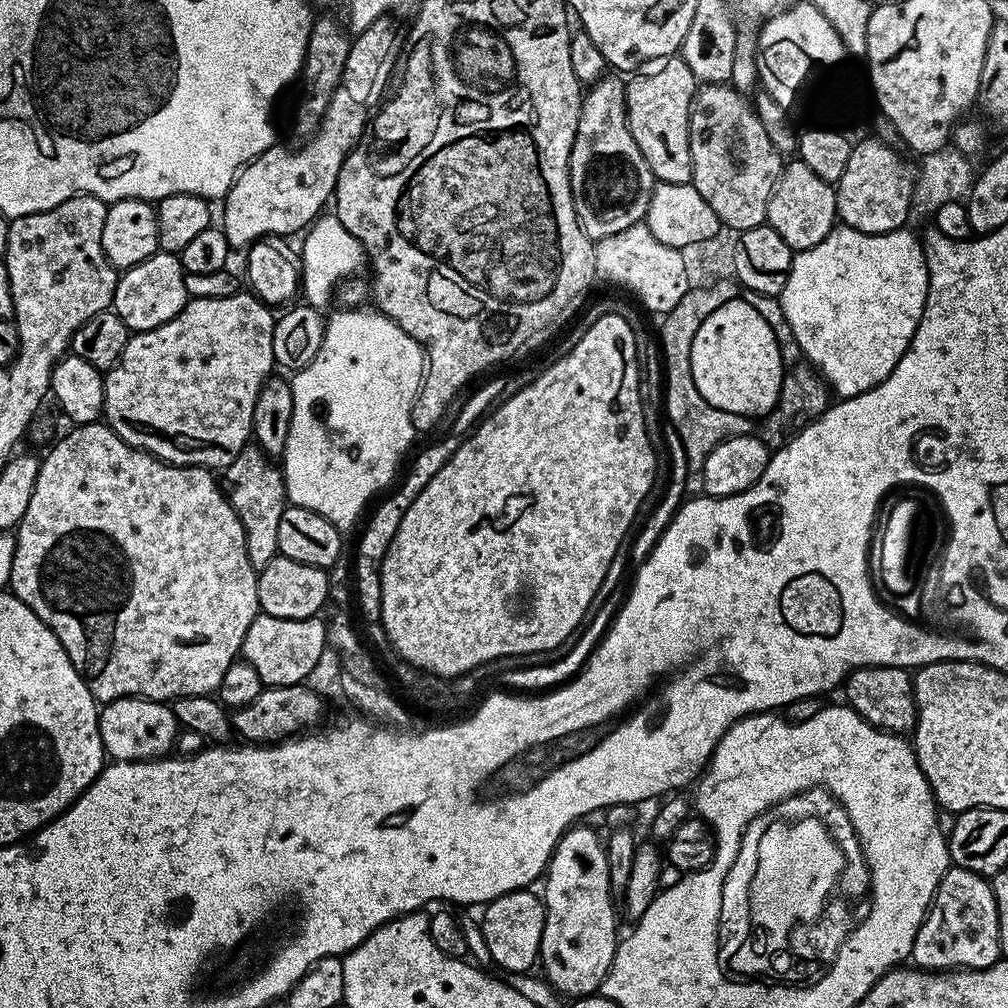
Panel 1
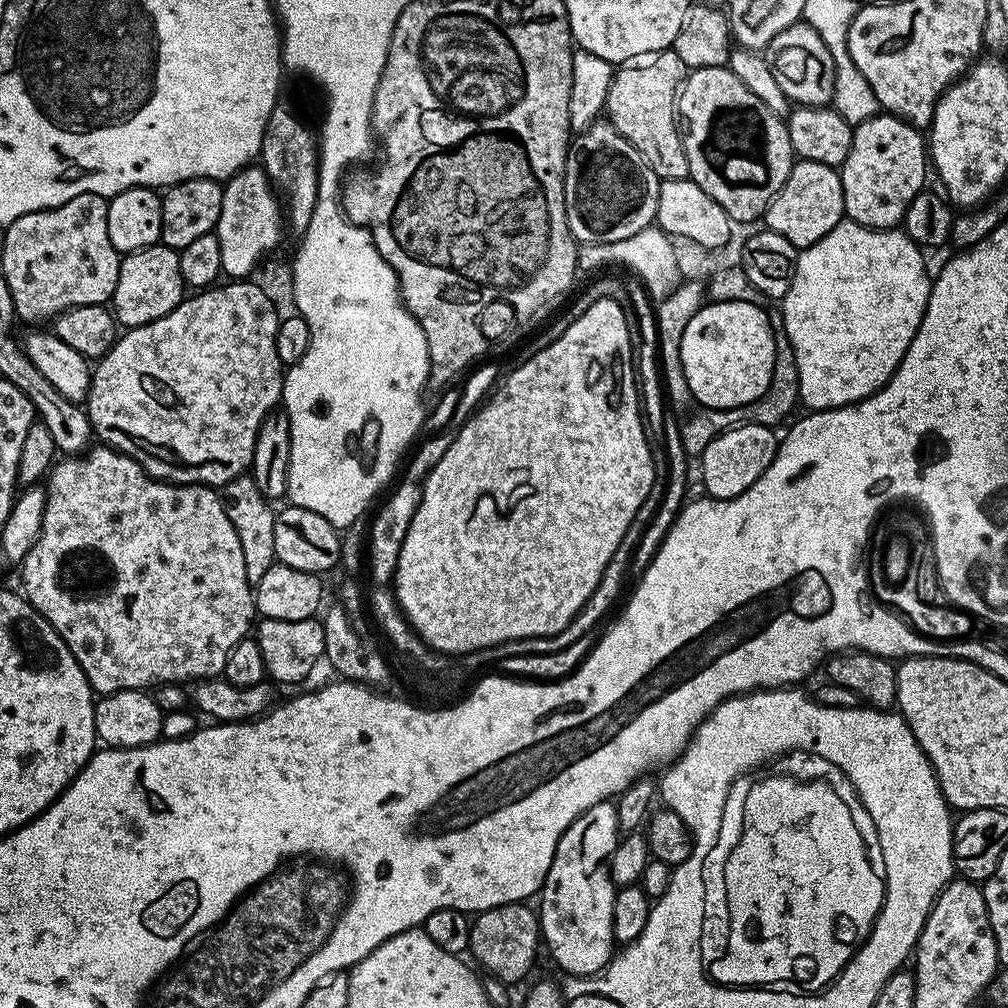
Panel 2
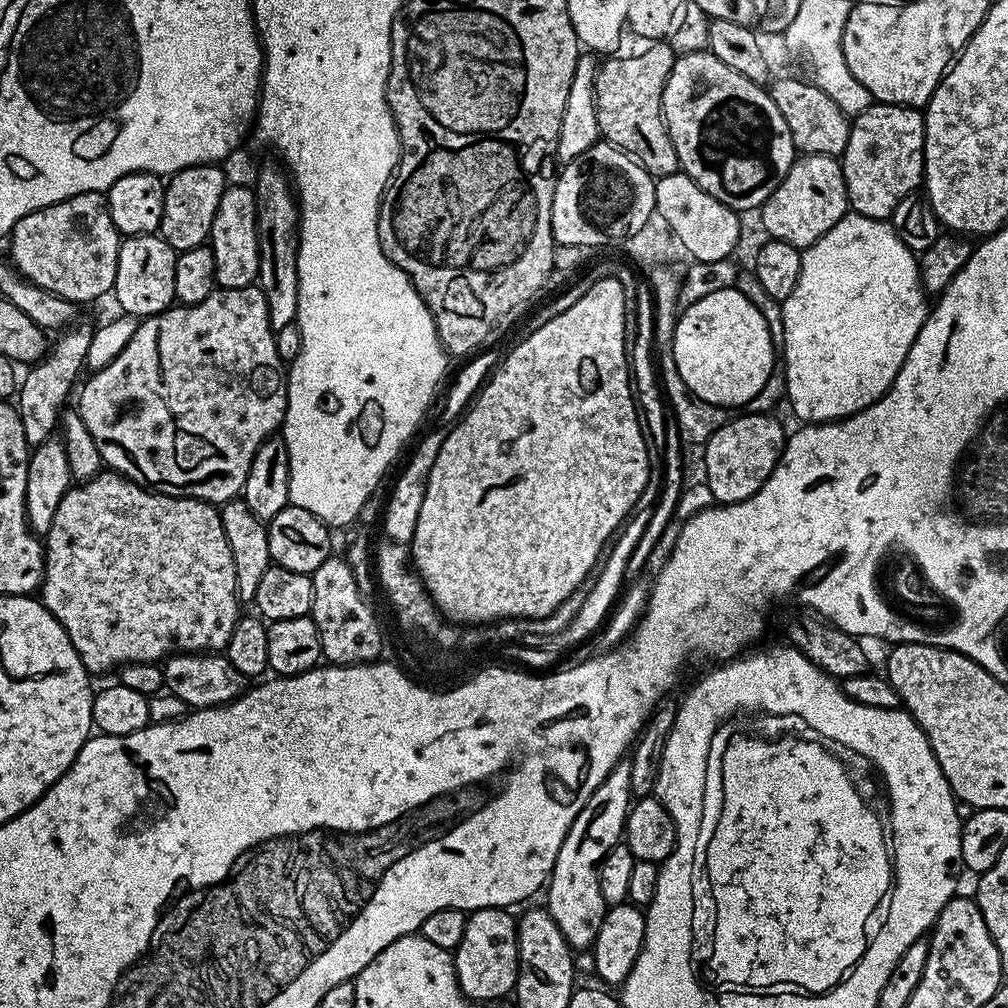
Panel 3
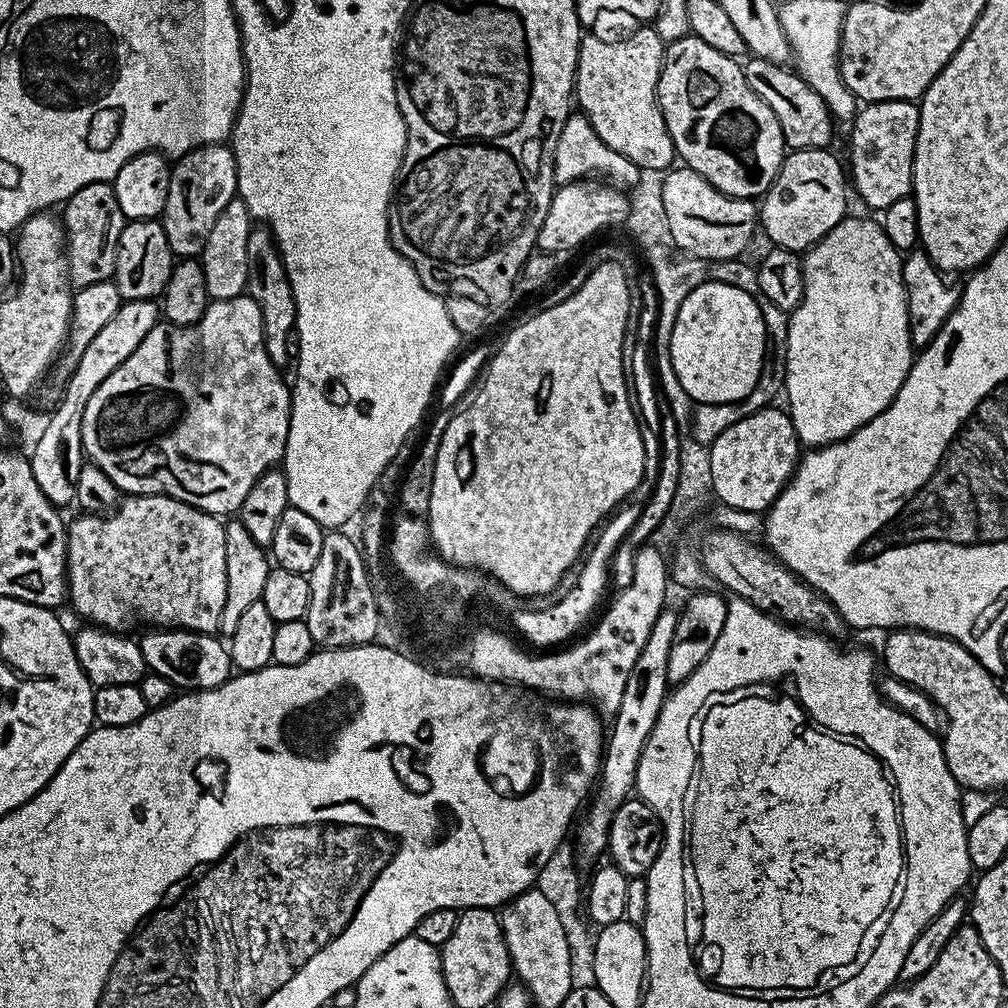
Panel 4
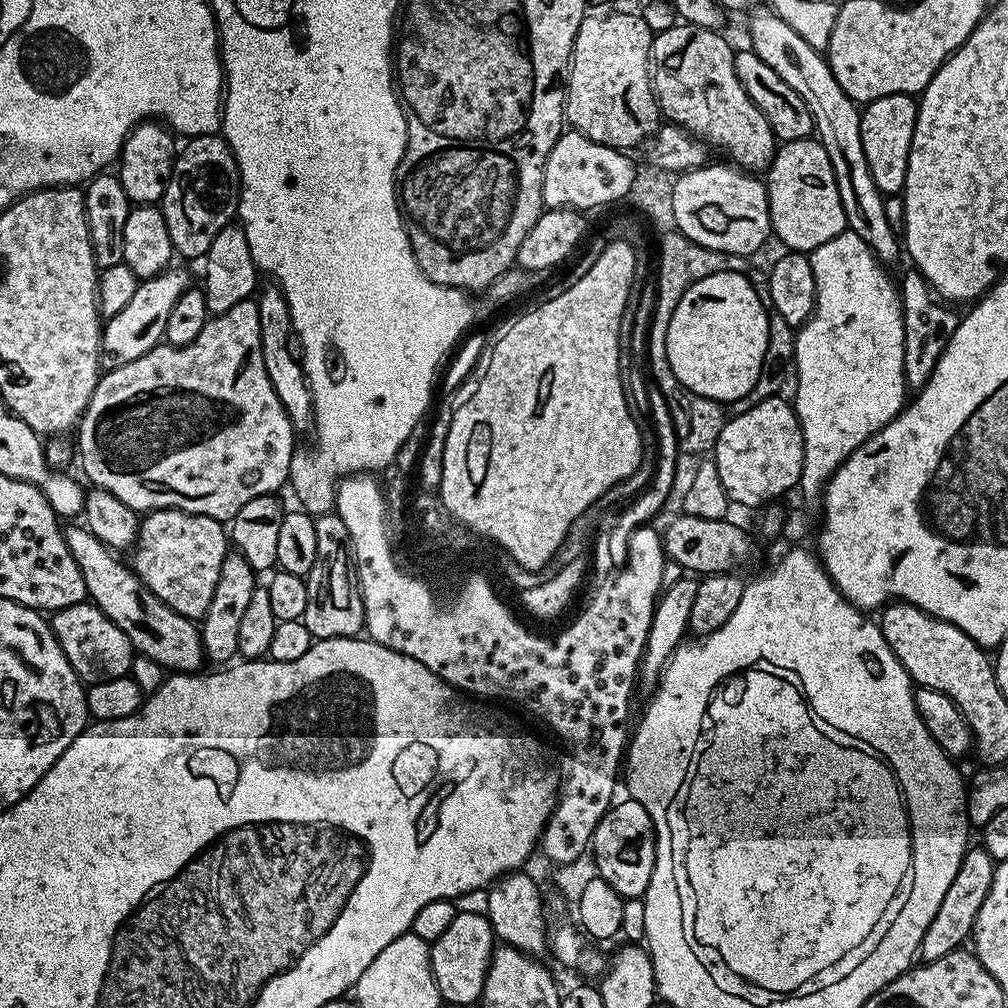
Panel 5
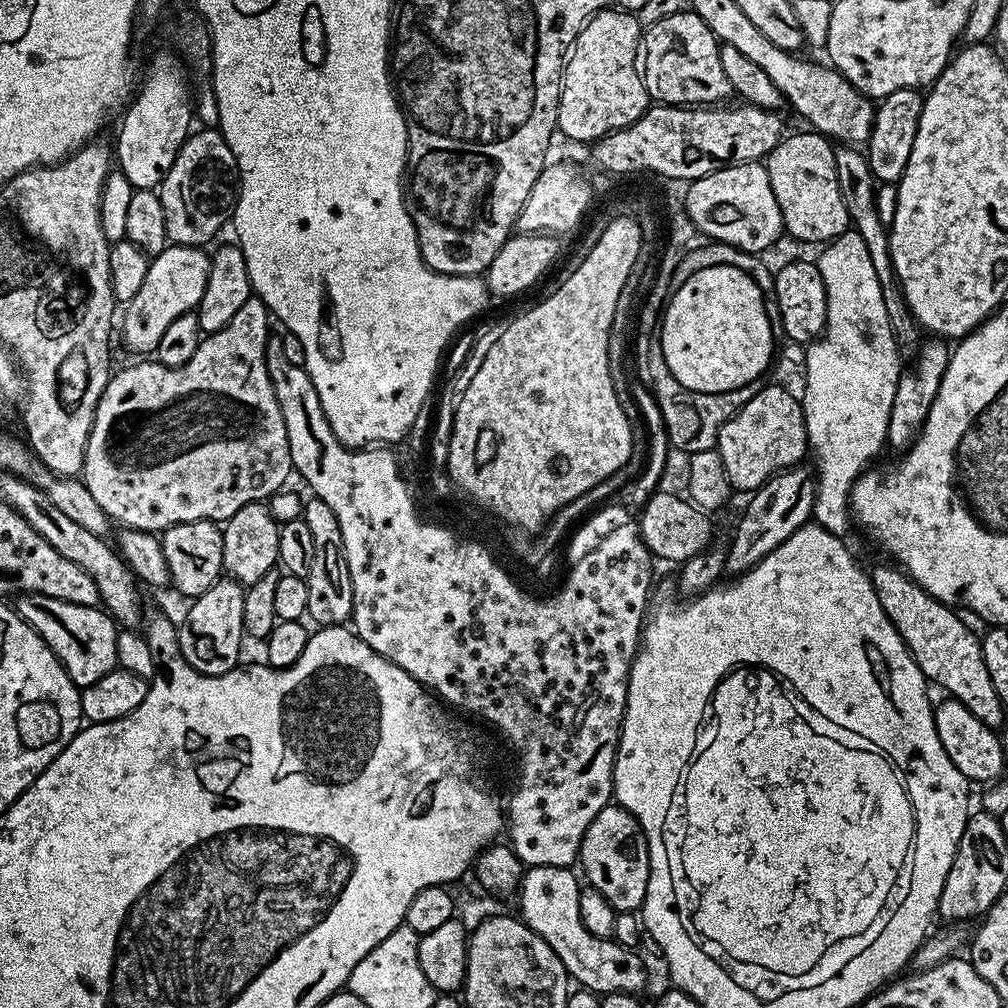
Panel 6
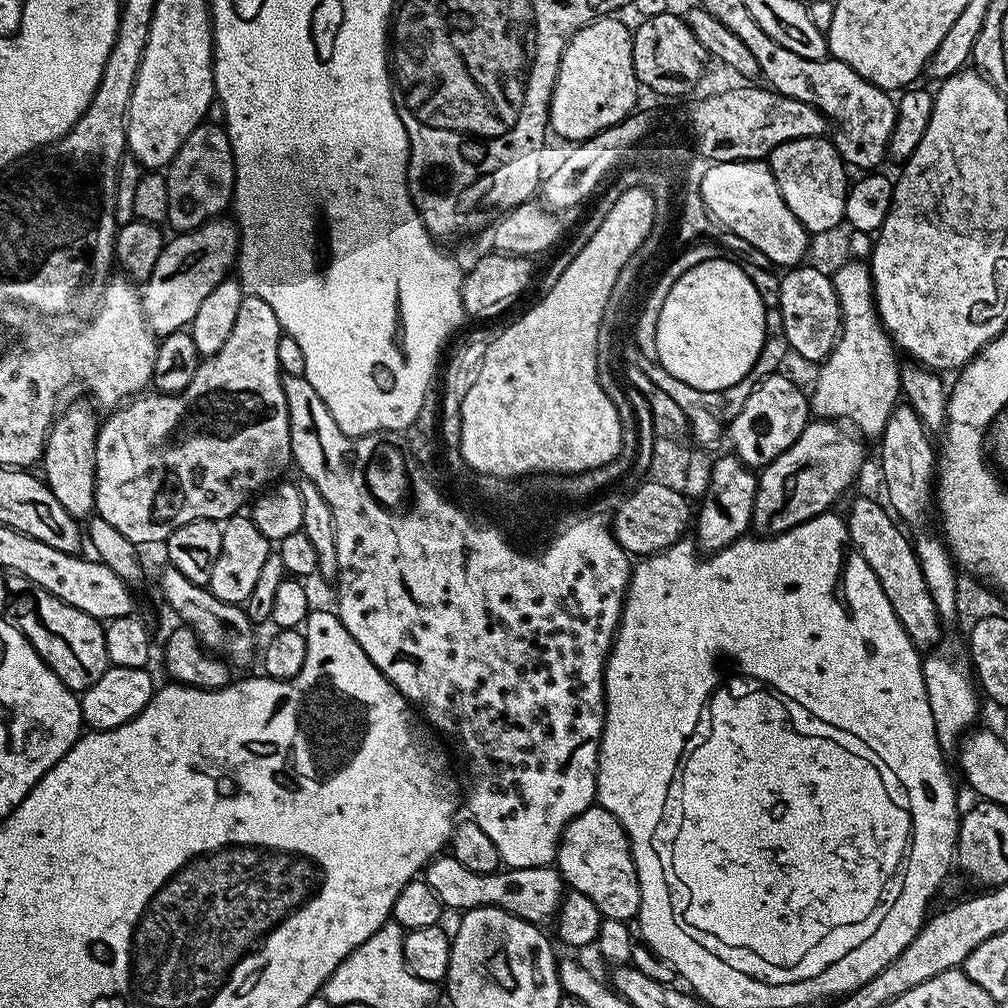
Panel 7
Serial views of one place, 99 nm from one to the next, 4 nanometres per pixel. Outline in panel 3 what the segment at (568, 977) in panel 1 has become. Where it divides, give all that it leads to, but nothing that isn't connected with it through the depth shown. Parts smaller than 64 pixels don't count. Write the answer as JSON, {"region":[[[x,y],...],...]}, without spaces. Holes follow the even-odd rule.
{"region":[[[628,762],[616,764],[602,786],[598,786],[598,790],[590,794],[578,818],[574,818],[562,842],[562,850],[558,850],[558,858],[546,885],[546,907],[550,918],[554,918],[558,930],[562,932],[562,938],[566,938],[566,942],[574,950],[591,949],[592,943],[598,938],[598,926],[602,926],[606,905],[598,886],[598,874],[600,863],[604,861],[606,854],[610,854],[612,848],[621,843],[624,834],[624,822],[628,819],[632,791],[630,768],[631,763]]]}

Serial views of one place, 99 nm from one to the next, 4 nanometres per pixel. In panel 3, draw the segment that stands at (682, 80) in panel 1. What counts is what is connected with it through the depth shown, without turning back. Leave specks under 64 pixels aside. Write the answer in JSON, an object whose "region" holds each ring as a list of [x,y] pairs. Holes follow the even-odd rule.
{"region":[[[652,42],[637,56],[613,55],[596,73],[596,109],[601,137],[637,160],[654,178],[669,176],[680,168],[664,122],[662,94],[677,54],[668,42]],[[613,59],[613,60],[612,60]]]}

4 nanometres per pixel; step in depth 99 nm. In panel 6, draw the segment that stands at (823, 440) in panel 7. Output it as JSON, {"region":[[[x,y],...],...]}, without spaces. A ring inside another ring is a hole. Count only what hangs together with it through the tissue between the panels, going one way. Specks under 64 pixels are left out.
{"region":[[[797,466],[785,470],[767,480],[766,483],[747,497],[748,505],[736,524],[736,533],[732,536],[732,545],[727,545],[724,558],[725,573],[743,574],[749,572],[766,554],[770,554],[786,538],[809,523],[812,514],[812,503],[816,497],[816,485],[803,472],[803,467]]]}

